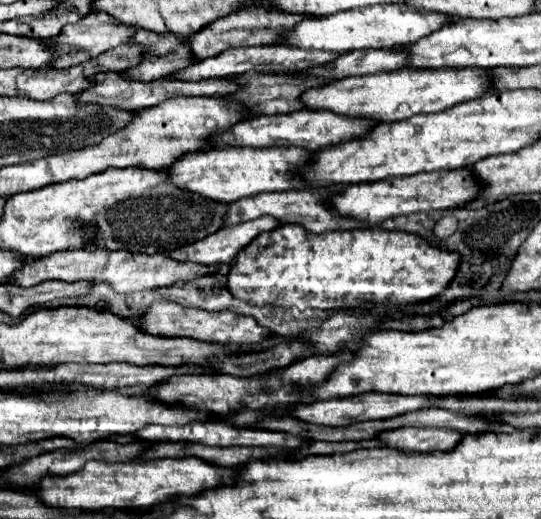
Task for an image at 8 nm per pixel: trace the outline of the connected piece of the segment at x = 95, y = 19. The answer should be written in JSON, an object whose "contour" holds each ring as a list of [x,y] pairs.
{"contour":[[[92,12],[88,14],[88,18],[76,24],[68,24],[64,32],[58,38],[54,38],[54,42],[66,42],[66,44],[78,46],[80,52],[60,56],[52,68],[62,70],[68,66],[86,62],[90,58],[96,58],[106,50],[132,42],[132,34],[136,34],[132,26],[120,26],[116,18],[108,18],[108,14],[104,12]]]}

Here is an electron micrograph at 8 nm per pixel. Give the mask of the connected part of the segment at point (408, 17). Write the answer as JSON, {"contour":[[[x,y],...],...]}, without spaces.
{"contour":[[[388,4],[388,6],[364,6],[364,8],[356,8],[356,10],[346,10],[346,12],[338,12],[338,14],[330,14],[330,16],[320,16],[320,18],[306,18],[302,20],[292,32],[286,34],[286,44],[288,46],[296,46],[296,48],[304,48],[304,50],[322,50],[326,48],[328,52],[352,52],[352,50],[366,50],[366,48],[376,48],[376,50],[392,50],[392,48],[400,48],[400,46],[412,46],[416,44],[420,38],[426,38],[428,34],[440,30],[442,26],[446,26],[448,22],[454,22],[454,16],[448,14],[440,14],[440,12],[428,12],[428,10],[418,10],[414,6],[408,4]]]}

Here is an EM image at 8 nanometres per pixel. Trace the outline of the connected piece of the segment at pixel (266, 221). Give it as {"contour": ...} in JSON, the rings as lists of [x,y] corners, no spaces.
{"contour":[[[260,216],[250,222],[242,222],[236,226],[224,226],[216,234],[188,244],[182,250],[172,252],[174,260],[190,260],[198,264],[228,264],[236,258],[236,254],[248,246],[258,234],[272,232],[282,226],[272,216]]]}

